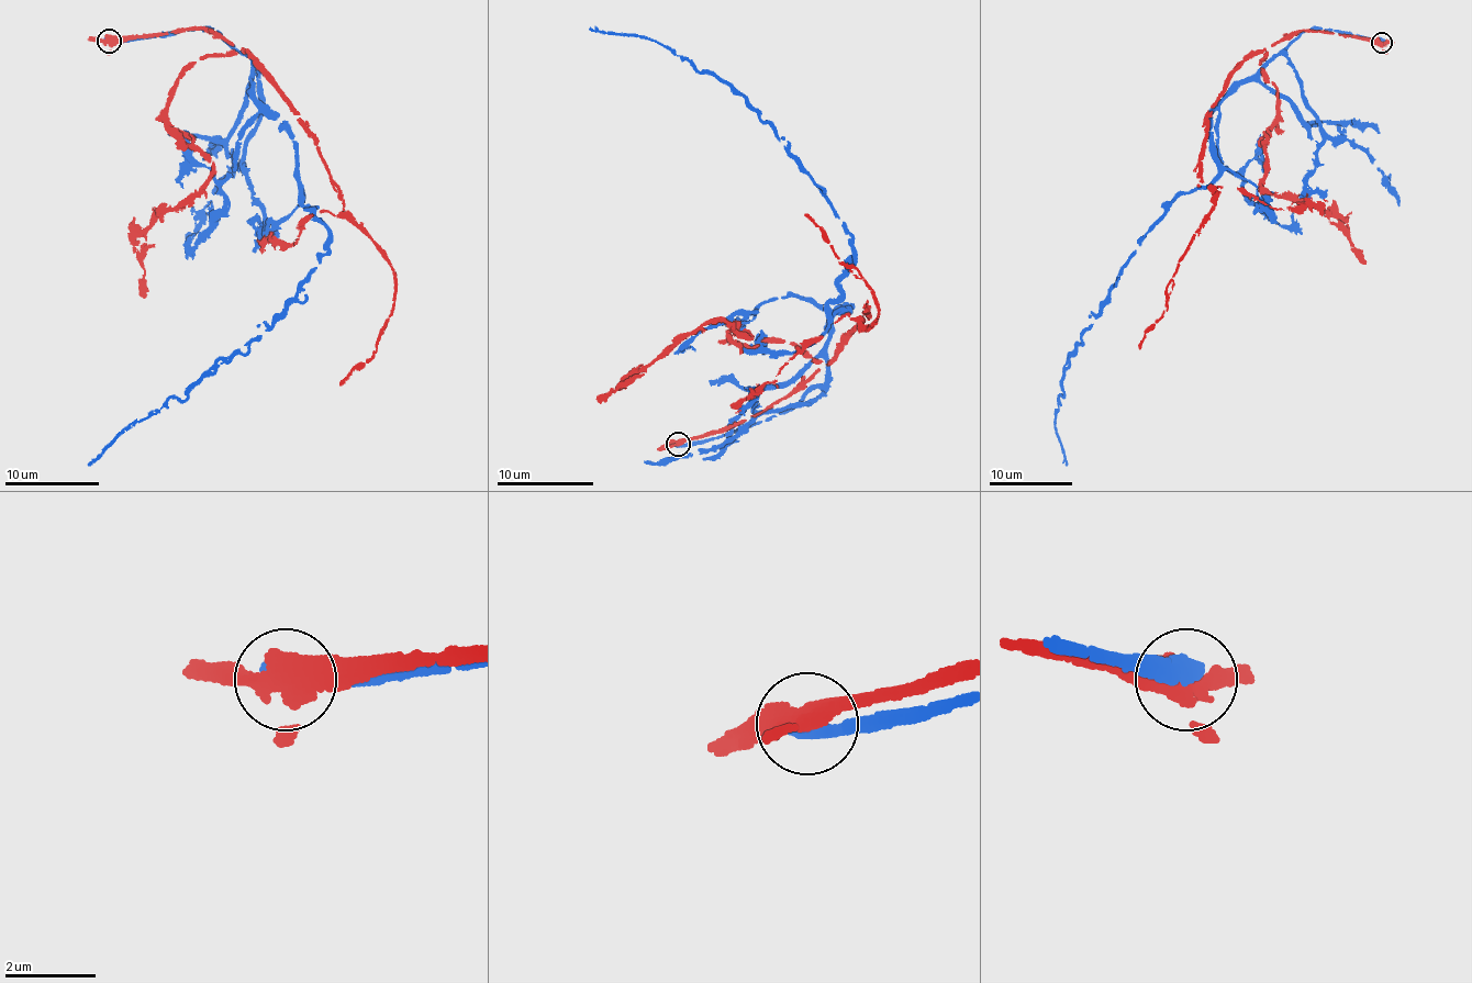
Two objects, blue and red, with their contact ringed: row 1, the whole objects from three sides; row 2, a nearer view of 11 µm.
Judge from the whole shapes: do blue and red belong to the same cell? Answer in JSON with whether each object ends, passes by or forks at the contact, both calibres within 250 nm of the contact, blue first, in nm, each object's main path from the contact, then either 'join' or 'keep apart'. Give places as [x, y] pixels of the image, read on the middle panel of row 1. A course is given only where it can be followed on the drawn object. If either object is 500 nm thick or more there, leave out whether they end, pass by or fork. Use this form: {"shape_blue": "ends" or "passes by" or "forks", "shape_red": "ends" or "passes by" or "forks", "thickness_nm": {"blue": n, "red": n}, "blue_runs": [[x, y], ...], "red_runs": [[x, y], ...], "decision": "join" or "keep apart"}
{"shape_blue": "ends", "shape_red": "forks", "thickness_nm": {"blue": 440, "red": 400}, "blue_runs": [[678, 443], [821, 387], [849, 311], [827, 312], [849, 236], [738, 93], [660, 42], [588, 28]], "red_runs": [[678, 443], [723, 433], [803, 390], [866, 306], [859, 320], [868, 327], [874, 320], [871, 289], [805, 213]], "decision": "keep apart"}

